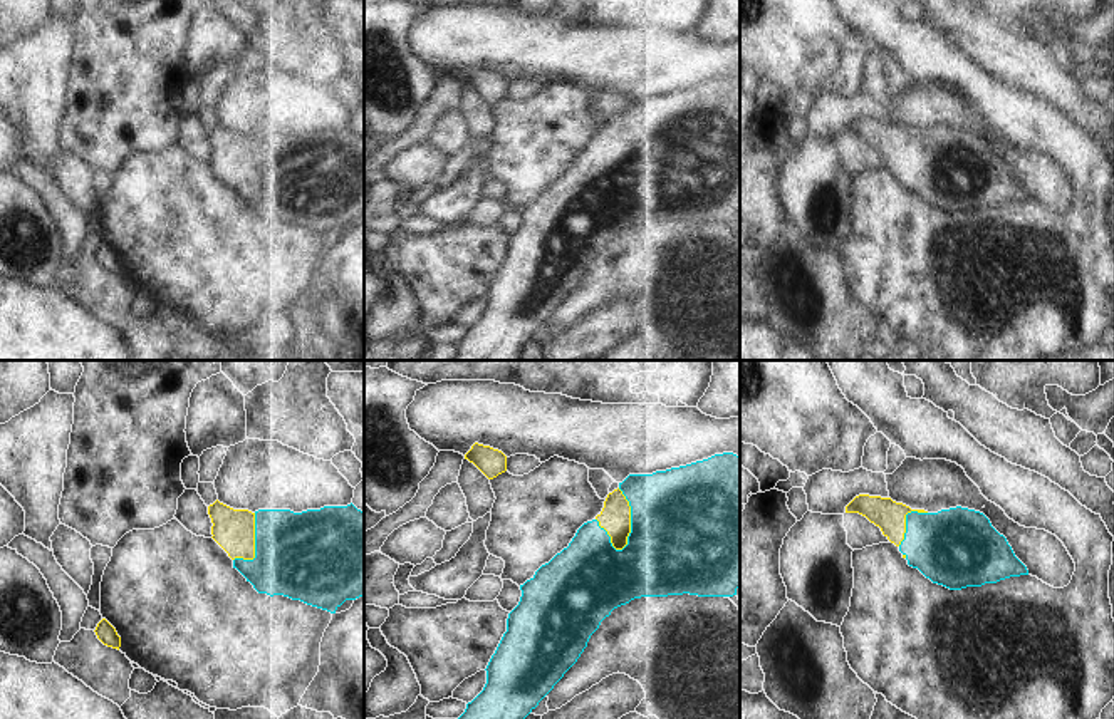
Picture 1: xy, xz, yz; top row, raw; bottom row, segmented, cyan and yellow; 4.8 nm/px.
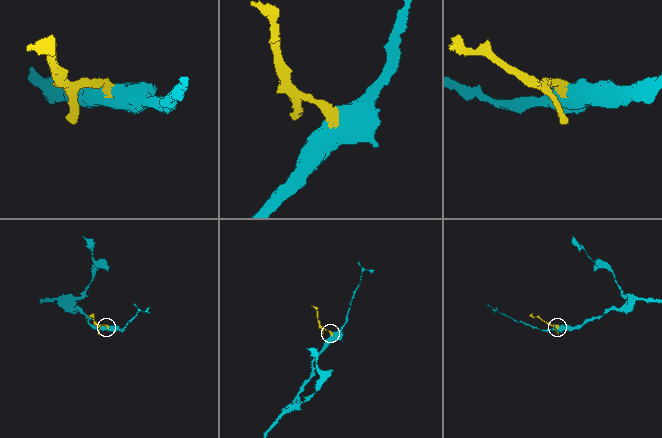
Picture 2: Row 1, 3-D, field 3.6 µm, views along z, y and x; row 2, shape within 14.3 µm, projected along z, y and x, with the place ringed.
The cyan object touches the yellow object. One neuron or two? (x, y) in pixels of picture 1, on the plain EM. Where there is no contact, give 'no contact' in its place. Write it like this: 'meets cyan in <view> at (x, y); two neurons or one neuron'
meets cyan in xz at (631, 144); one neuron

